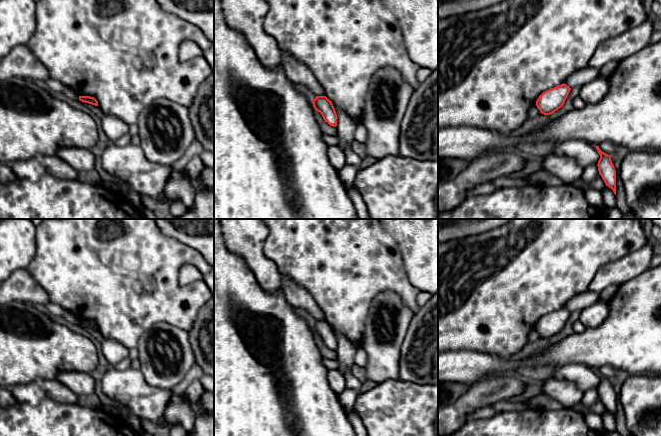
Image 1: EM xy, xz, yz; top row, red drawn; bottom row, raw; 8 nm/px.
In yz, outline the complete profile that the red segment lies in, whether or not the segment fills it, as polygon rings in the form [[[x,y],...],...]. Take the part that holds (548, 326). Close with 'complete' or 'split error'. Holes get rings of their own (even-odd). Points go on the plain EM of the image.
[[[563,307],[543,316],[536,325],[540,337],[550,339],[560,333],[564,329],[570,314],[571,312]]]; complete

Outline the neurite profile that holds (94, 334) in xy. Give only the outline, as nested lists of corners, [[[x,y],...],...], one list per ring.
[[[81,325],[81,327],[85,332],[88,333],[88,335],[91,339],[94,339],[94,340],[97,340],[97,341],[102,341],[103,337],[102,337],[101,333],[99,332],[99,330],[95,330],[95,329],[85,327],[85,326],[82,326],[82,325]]]

